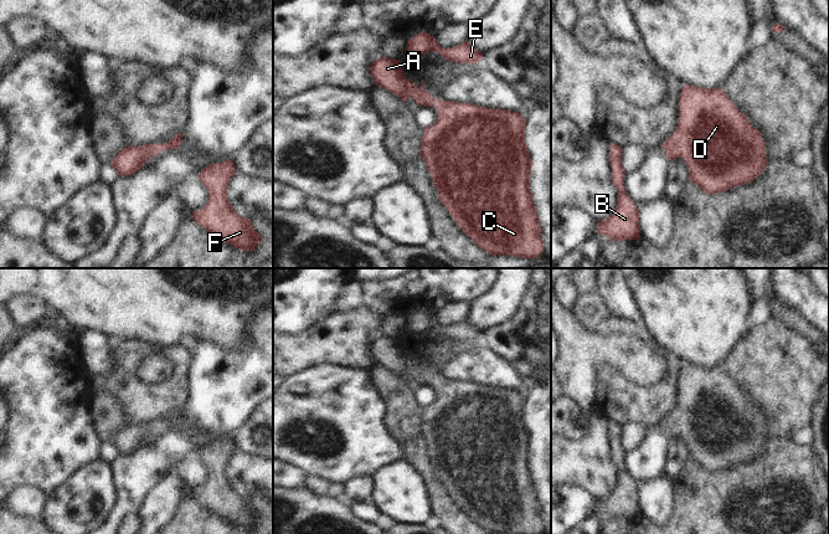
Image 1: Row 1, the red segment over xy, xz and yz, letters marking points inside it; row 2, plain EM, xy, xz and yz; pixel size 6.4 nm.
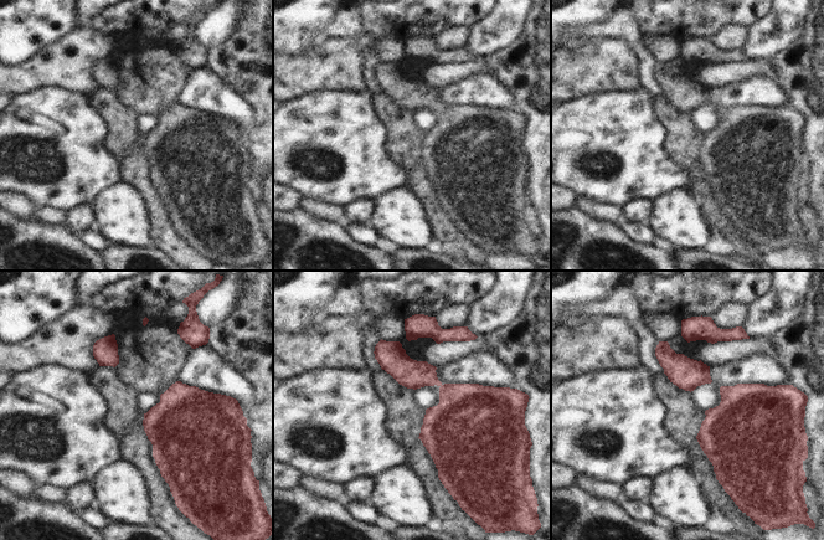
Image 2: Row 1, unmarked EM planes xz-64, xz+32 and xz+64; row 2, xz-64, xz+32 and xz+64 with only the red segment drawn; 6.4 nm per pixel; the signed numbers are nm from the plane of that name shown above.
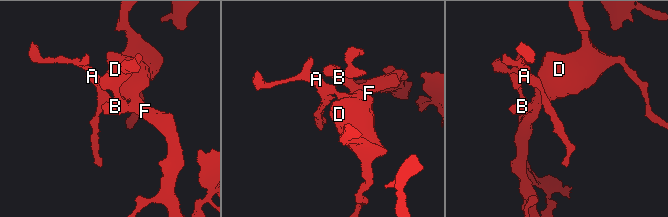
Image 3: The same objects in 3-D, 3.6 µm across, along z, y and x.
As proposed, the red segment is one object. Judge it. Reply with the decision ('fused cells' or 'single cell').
single cell

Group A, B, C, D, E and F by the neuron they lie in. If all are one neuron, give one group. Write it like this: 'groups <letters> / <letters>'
groups A B C D E F

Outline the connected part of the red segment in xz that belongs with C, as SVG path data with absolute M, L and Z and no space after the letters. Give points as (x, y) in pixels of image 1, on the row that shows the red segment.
M382 56L371 65L370 75L376 86L388 89L402 101L408 102L412 97L421 106L437 108L438 122L424 128L419 156L429 170L438 199L459 229L491 256L506 255L531 260L540 256L544 250L540 238L542 229L530 191L532 160L525 144L524 115L505 109L437 99L422 89L424 83L417 87L405 77L400 60Z

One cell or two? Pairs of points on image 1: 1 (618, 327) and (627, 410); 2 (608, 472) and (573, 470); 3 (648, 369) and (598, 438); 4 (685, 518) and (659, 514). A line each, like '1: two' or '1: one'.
1: one
2: one
3: two
4: two

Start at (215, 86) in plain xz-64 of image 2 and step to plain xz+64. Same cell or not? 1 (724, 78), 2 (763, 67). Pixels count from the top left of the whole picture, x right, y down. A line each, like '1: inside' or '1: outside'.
1: outside
2: outside

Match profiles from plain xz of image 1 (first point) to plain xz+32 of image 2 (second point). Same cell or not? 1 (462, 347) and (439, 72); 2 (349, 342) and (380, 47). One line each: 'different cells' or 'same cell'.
1: same cell
2: different cells

